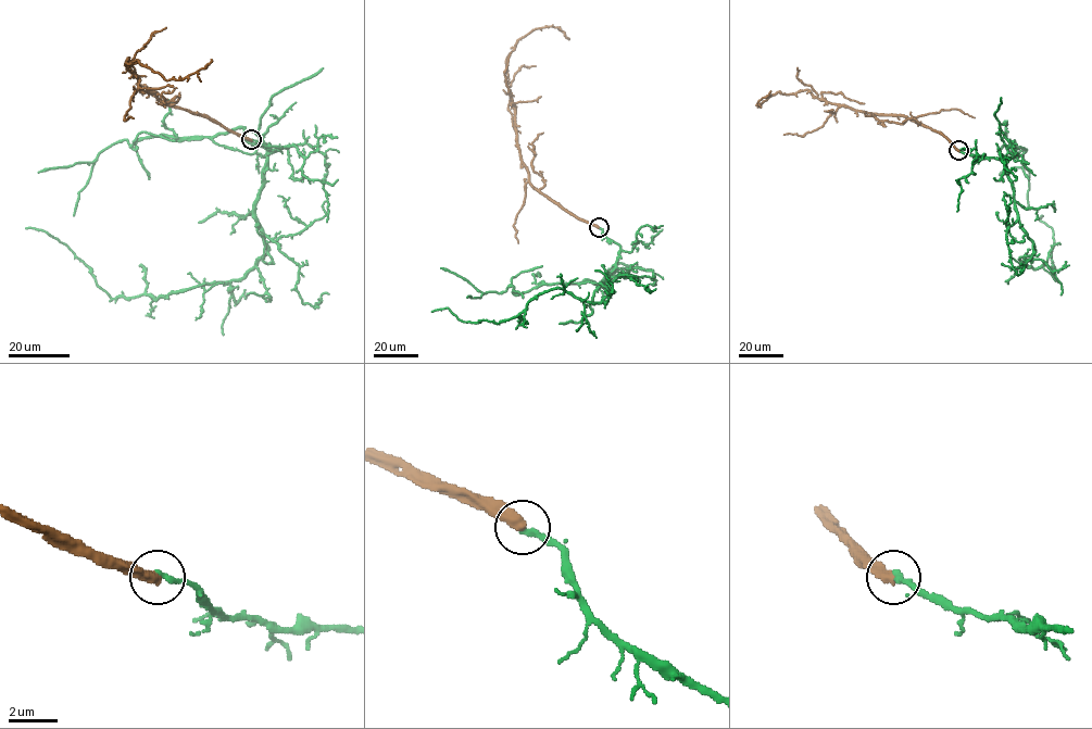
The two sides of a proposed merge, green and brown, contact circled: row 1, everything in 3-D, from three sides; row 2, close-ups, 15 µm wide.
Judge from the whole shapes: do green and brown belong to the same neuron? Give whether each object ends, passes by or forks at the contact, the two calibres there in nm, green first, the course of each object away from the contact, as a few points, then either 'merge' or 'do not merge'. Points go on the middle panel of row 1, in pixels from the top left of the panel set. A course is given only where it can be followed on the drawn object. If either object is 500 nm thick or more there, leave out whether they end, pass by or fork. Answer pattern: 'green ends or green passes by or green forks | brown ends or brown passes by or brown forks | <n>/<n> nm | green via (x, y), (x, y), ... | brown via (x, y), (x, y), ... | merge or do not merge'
green ends | brown ends | 220/460 nm | green via (598, 227), (620, 246), (600, 302), (552, 288), (498, 323), (431, 312) | brown via (598, 227), (562, 209), (529, 181), (505, 82), (506, 57), (518, 39), (536, 28), (552, 26), (568, 39) | do not merge

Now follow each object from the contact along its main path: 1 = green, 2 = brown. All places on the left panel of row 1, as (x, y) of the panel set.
1: (251, 139), (280, 147), (267, 155), (254, 205), (267, 252), (239, 279), (112, 298), (63, 242), (26, 228)
2: (251, 139), (164, 104), (125, 65), (138, 60), (166, 80), (183, 80), (211, 59)

